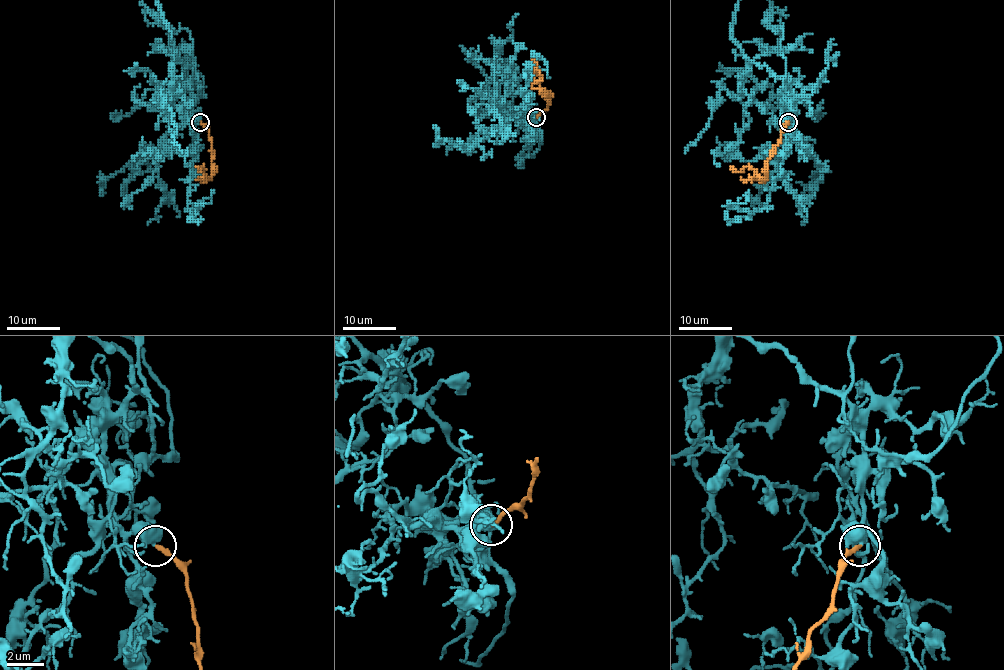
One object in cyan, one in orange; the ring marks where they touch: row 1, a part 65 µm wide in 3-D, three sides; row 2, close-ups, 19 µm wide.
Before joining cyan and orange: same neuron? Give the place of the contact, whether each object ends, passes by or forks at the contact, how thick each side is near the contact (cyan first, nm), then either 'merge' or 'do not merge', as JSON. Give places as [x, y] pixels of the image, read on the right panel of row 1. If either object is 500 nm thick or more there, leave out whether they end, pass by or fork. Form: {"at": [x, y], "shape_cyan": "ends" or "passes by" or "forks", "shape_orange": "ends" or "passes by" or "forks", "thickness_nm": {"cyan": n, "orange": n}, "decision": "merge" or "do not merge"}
{"at": [788, 122], "thickness_nm": {"cyan": 600, "orange": 240}, "decision": "merge"}

